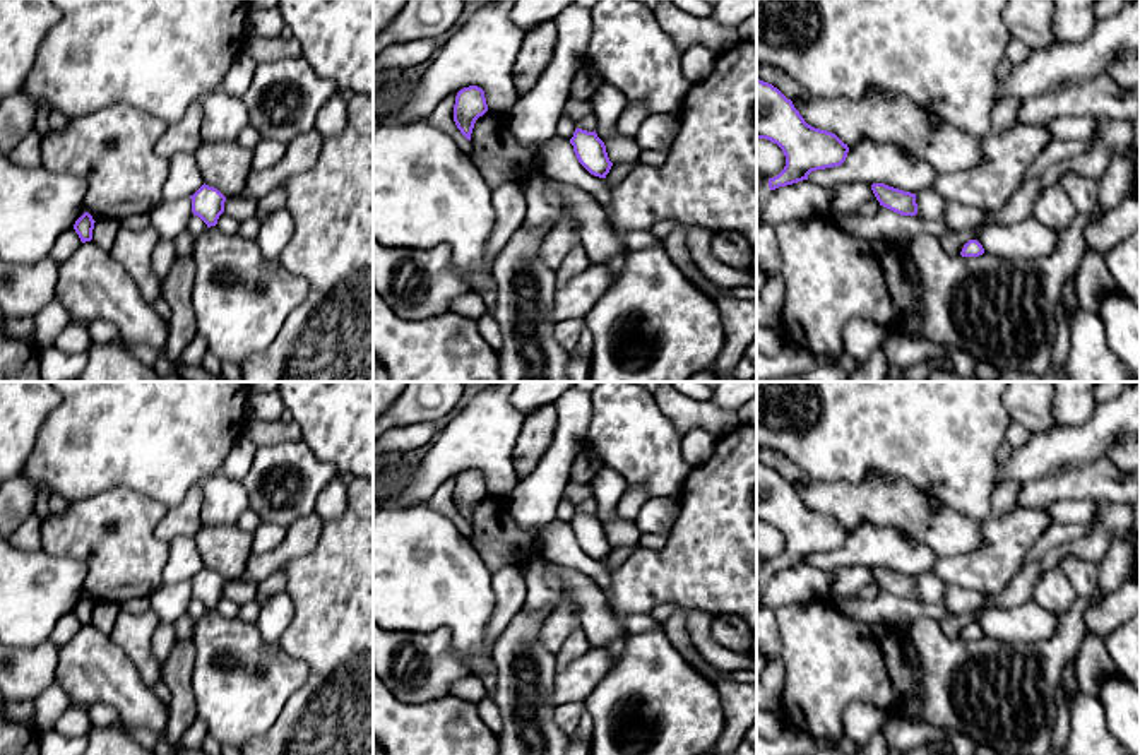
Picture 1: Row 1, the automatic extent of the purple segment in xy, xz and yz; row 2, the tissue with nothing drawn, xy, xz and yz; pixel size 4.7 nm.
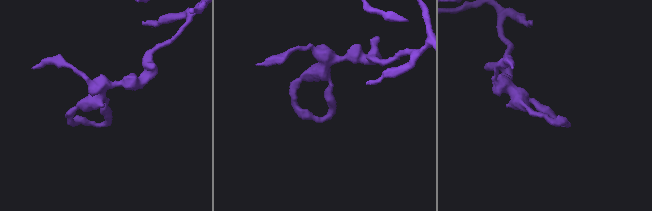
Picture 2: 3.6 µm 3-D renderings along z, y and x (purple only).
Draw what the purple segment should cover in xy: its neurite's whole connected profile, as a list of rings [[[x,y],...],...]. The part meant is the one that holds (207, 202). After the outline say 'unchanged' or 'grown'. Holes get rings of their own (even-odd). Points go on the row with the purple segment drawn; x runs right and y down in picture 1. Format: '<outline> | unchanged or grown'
[[[204,183],[190,199],[193,216],[199,216],[207,228],[216,226],[224,212],[226,197],[217,188]]] | unchanged

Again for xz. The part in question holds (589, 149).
[[[575,128],[570,139],[579,163],[594,176],[606,178],[613,163],[608,158],[604,142],[597,137],[596,130],[587,132]]] | unchanged

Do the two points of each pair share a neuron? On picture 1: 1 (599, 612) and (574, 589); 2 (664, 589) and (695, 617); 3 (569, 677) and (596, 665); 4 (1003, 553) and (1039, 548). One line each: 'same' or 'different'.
1: same
2: different
3: same
4: different

